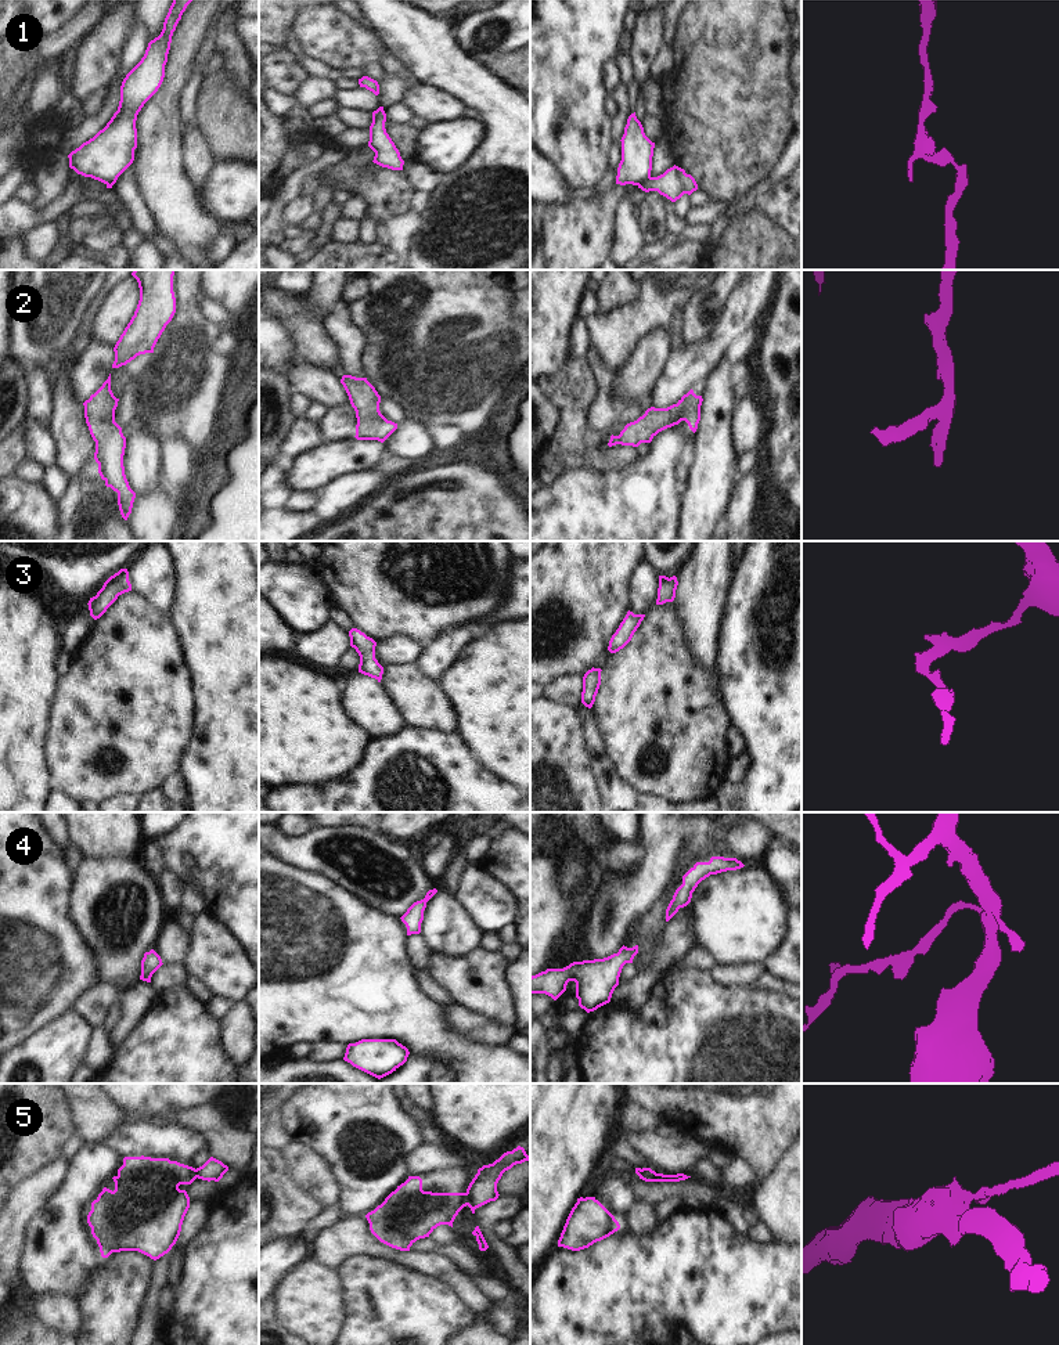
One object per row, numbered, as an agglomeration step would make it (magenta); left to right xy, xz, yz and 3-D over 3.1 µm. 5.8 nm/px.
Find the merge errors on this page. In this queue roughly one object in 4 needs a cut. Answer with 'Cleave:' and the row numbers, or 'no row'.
Cleave: 1, 5

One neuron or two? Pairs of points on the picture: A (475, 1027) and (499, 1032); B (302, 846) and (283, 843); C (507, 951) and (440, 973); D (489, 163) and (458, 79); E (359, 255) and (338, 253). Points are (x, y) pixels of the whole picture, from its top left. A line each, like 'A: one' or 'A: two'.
A: one
B: one
C: two
D: one
E: one

